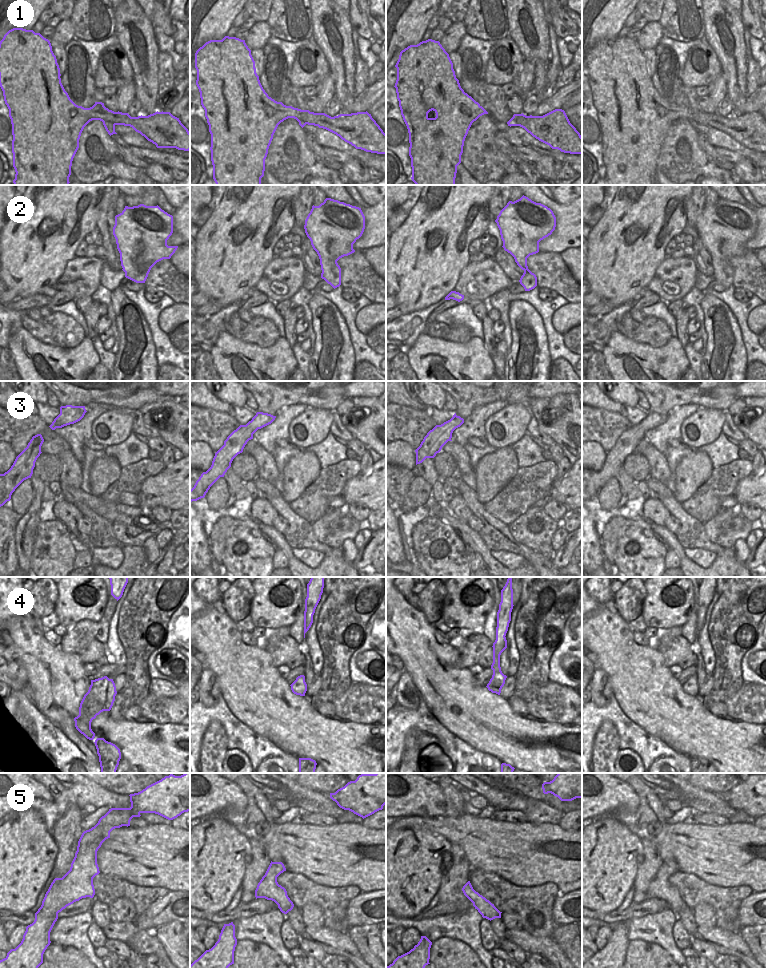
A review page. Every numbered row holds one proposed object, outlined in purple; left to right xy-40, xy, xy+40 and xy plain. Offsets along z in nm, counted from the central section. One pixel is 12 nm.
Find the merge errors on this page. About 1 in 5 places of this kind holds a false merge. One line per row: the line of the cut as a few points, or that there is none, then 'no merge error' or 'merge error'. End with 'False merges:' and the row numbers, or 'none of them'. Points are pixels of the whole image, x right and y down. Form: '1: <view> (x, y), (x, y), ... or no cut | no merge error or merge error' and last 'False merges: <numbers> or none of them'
1: no cut | no merge error
2: no cut | no merge error
3: no cut | no merge error
4: xy (296, 678), (301, 682), (298, 687), (301, 695) | merge error
5: no cut | no merge error
False merges: 4

